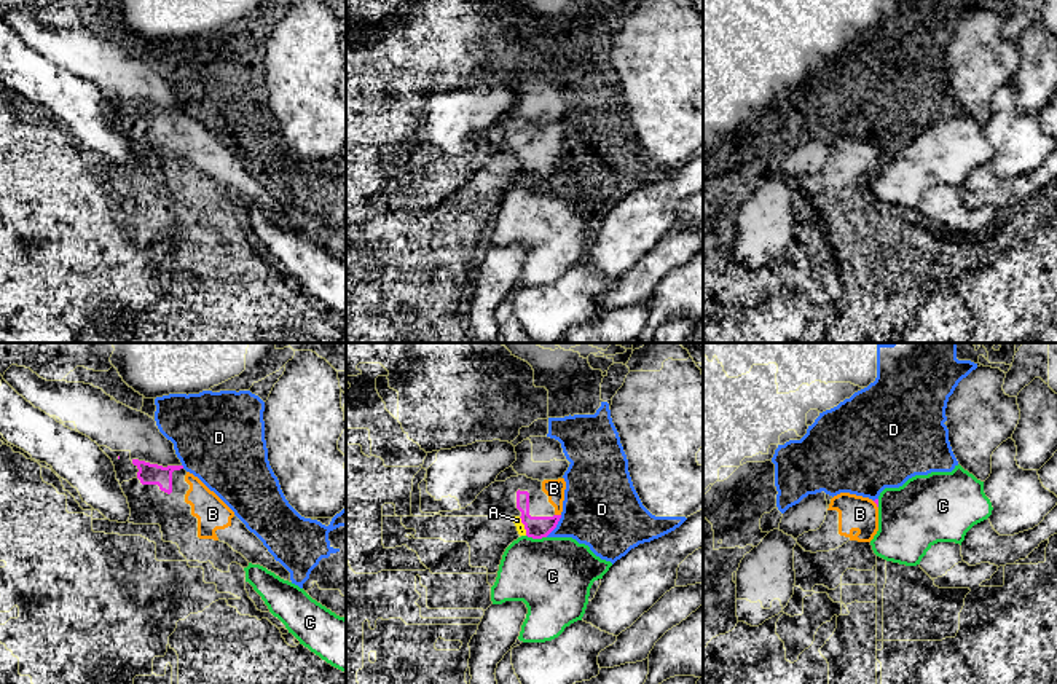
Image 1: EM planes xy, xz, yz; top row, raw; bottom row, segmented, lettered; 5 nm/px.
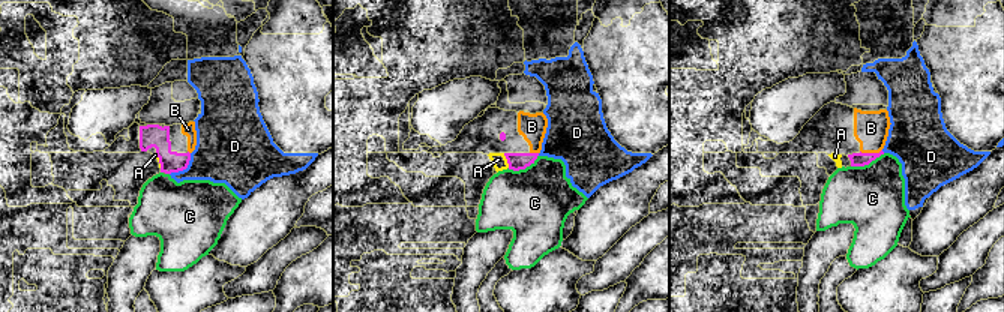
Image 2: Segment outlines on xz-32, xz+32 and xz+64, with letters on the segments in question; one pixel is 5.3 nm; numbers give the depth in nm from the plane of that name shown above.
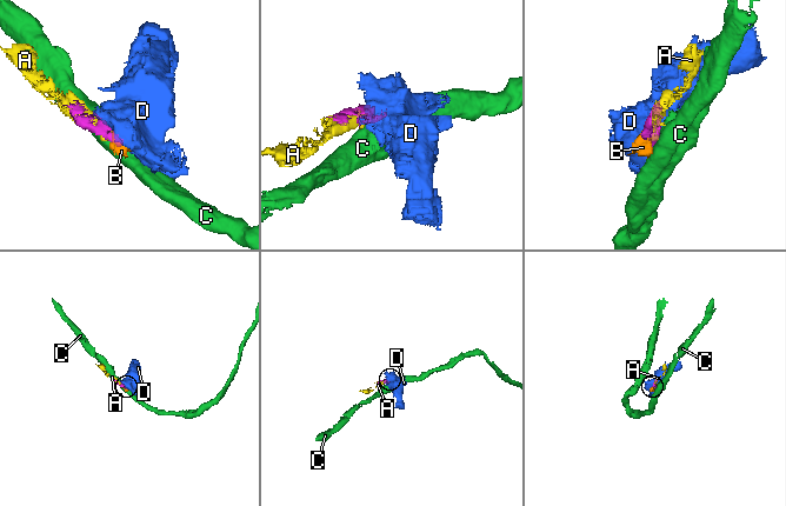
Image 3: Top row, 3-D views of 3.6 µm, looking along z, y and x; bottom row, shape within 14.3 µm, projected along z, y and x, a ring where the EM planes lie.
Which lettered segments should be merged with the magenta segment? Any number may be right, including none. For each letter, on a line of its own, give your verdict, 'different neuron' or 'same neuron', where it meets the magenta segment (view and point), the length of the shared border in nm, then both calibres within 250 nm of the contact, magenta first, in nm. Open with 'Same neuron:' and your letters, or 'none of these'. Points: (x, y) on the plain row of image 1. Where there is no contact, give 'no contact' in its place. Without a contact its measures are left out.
Same neuron: A, B
A: same neuron; contact xz (525, 169); length 100 nm; calibres 110 and 50 nm
B: same neuron; contact xz (558, 158); length 30 nm; calibres 110 and 100 nm
C: different neuron; contact xz (536, 180); length 110 nm; calibres 110 and 400 nm
D: different neuron; contact xz (555, 169); length 140 nm; calibres 110 and 400 nm

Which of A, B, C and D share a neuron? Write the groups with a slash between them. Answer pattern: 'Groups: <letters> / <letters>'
Groups: A B / C / D

